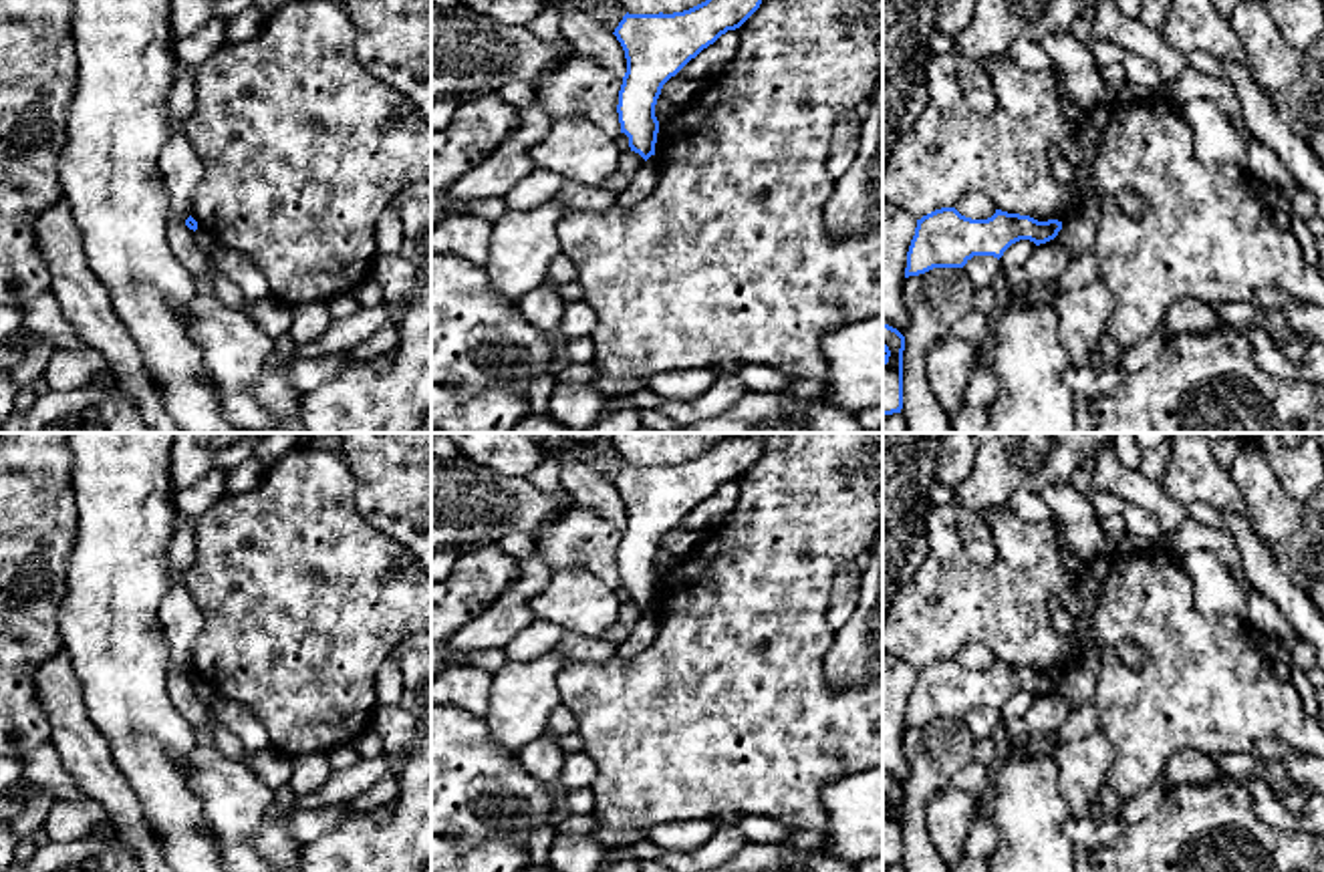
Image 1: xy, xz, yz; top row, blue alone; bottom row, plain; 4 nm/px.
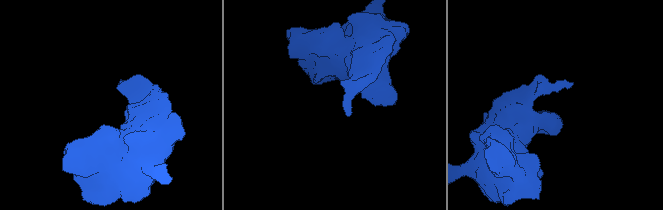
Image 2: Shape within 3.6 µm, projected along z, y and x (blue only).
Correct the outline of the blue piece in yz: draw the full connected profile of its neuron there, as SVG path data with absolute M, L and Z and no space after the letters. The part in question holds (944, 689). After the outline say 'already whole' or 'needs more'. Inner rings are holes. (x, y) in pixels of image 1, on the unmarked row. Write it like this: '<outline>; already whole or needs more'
M941 659L917 671L905 729L933 719L963 719L973 707L1000 711L1012 695L1030 691L1040 697L1054 691L1060 681L1062 673L1058 671L1038 673L1002 661L987 671L971 671L955 659Z; already whole

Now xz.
M738 433L683 463L623 467L613 483L627 510L617 564L631 602L645 612L655 606L655 556L663 536L721 485L740 479L760 459L768 437Z; already whole

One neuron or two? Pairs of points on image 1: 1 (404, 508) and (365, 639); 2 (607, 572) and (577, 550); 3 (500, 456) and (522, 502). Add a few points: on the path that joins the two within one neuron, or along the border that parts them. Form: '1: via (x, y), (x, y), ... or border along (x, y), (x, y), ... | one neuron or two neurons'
1: border along (357, 508), (373, 526), (410, 552) | two neurons
2: via (599, 564), (585, 550) | one neuron
3: border along (466, 458), (504, 476), (526, 478) | two neurons

